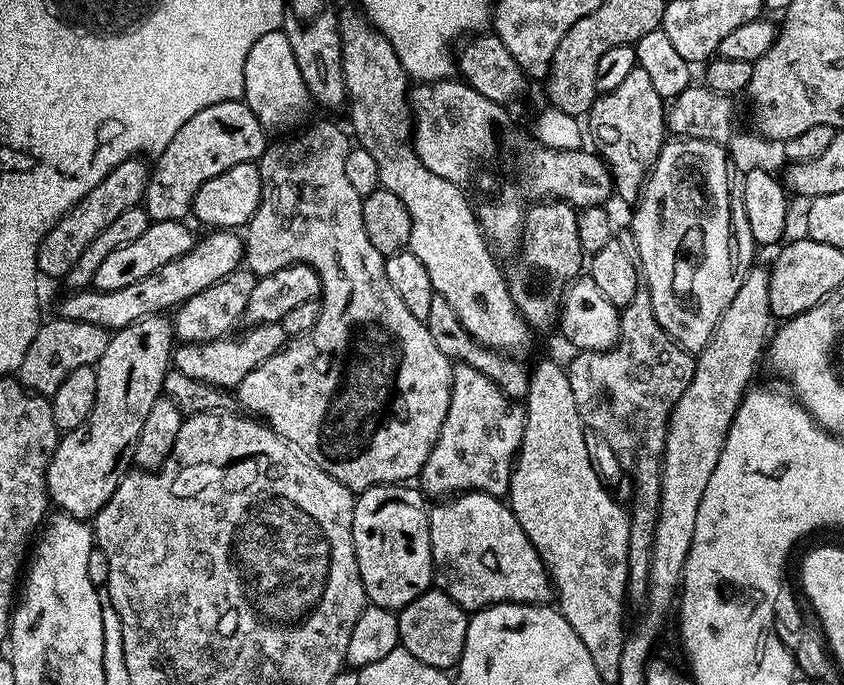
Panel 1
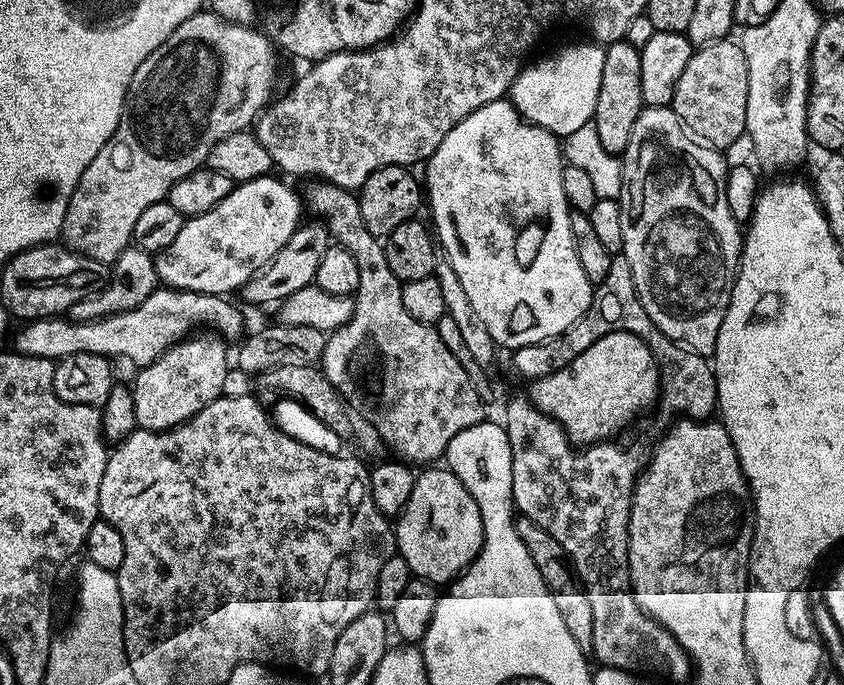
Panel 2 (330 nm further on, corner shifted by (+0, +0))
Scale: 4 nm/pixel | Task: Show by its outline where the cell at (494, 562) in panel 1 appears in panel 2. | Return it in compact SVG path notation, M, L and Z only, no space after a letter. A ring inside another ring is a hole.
M428 466L417 475L414 490L410 490L406 506L400 511L399 516L395 517L394 531L396 551L399 556L406 558L406 566L410 566L413 577L426 580L433 586L444 586L455 581L460 573L465 572L474 563L484 545L484 527L478 502L470 498L470 490L466 490L459 478L444 466Z

